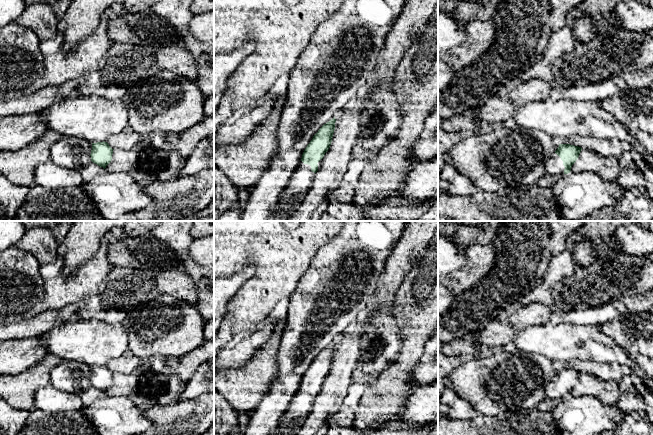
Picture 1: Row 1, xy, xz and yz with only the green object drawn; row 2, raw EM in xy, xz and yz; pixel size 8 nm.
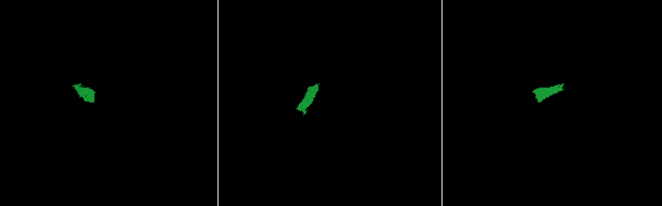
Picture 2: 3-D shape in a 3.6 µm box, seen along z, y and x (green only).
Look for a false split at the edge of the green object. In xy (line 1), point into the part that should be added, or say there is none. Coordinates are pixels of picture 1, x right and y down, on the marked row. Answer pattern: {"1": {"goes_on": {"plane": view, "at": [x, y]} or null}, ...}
{"1": {"goes_on": null}}

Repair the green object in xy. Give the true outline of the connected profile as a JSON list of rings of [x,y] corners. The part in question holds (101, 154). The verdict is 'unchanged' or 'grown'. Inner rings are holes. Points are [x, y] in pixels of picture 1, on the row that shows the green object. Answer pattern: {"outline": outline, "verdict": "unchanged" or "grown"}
{"outline": [[[107,142],[92,143],[91,161],[105,169],[112,160],[113,150]]], "verdict": "unchanged"}

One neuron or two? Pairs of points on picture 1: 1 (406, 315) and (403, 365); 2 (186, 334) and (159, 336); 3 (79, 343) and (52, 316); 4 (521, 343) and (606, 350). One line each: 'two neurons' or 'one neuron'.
1: one neuron
2: one neuron
3: two neurons
4: one neuron

